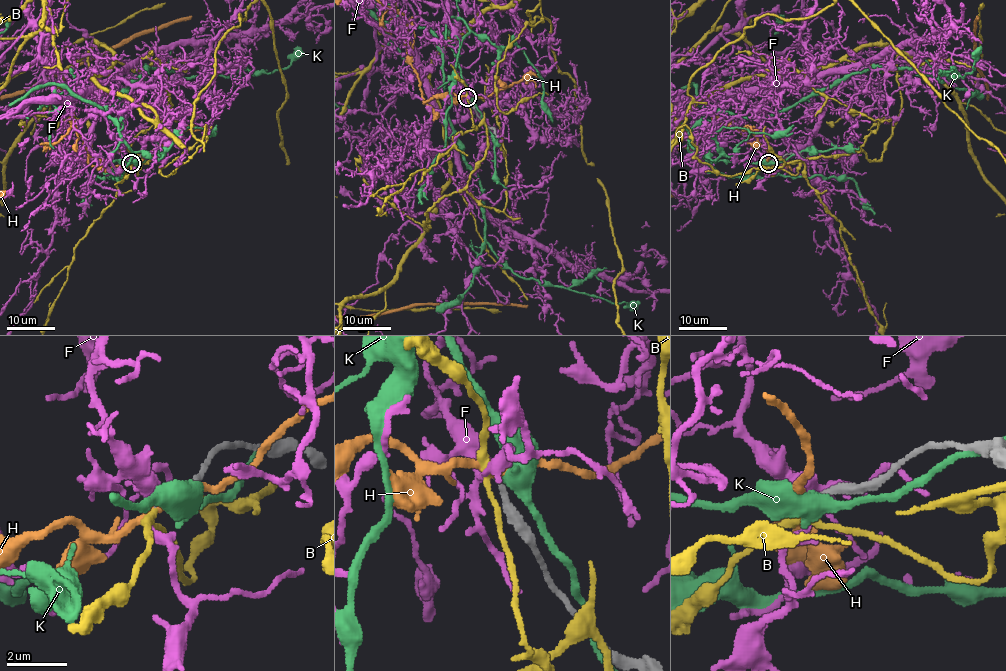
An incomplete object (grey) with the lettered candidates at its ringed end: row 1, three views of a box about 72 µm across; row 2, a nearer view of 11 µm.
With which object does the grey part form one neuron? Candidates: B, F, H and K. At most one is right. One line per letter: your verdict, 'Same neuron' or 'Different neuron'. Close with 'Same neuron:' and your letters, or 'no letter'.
B: Same neuron
F: Different neuron
H: Different neuron
K: Different neuron
Same neuron: B

